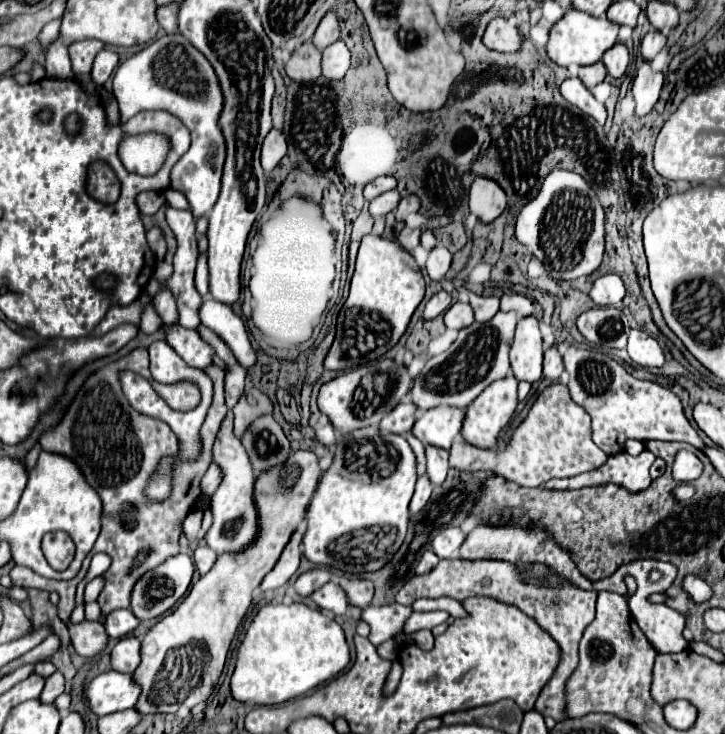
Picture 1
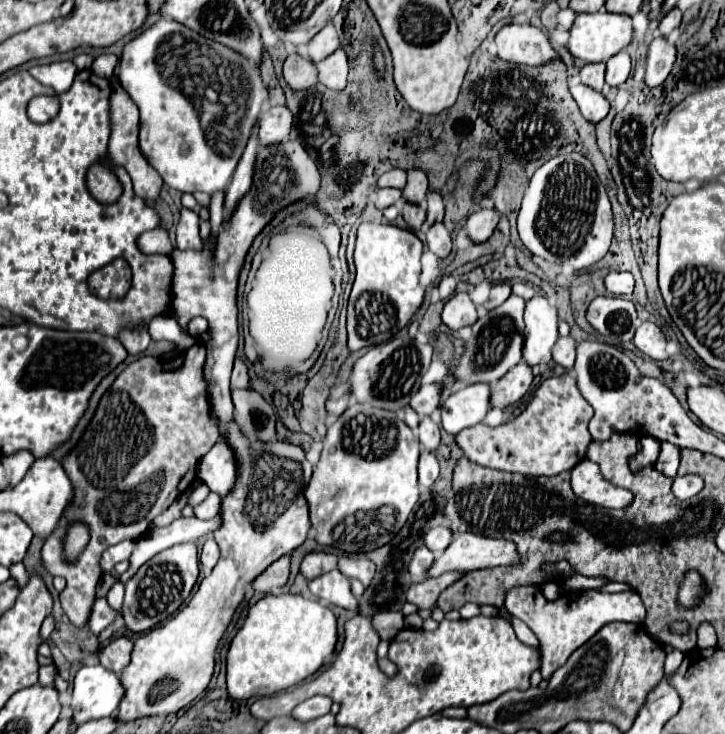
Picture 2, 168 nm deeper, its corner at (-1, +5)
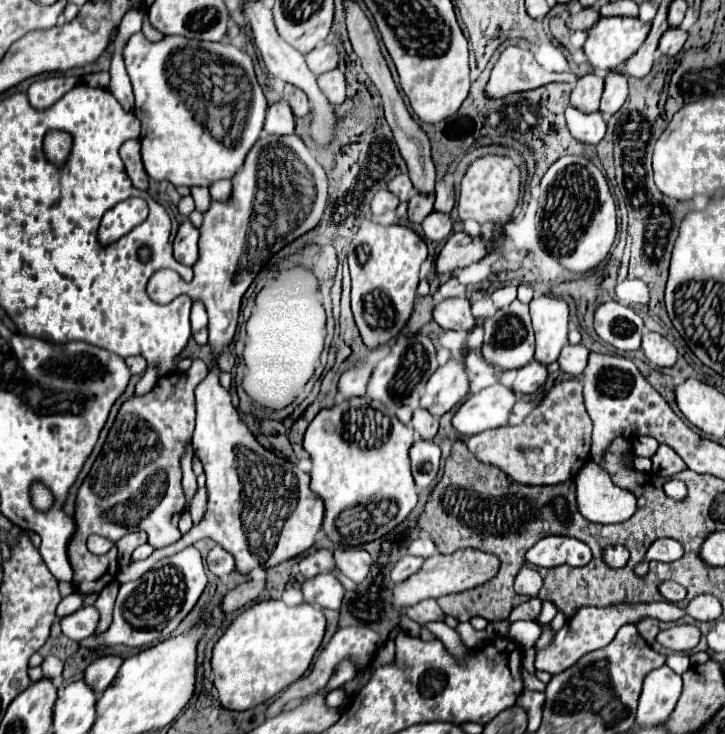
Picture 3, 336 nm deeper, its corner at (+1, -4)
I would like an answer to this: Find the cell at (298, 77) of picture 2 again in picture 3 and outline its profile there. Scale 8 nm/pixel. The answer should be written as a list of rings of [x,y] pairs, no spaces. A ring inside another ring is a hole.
[[[285,84],[283,98],[289,102],[289,106],[291,106],[295,116],[309,114],[309,98],[307,98],[307,94],[301,88],[297,88],[293,84]]]

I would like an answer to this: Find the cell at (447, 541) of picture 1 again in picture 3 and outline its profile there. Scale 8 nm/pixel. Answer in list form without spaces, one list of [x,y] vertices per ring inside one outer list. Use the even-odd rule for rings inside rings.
[[[419,538],[415,542],[409,544],[409,554],[413,556],[421,556],[421,558],[429,558],[437,552],[437,544],[431,538]]]

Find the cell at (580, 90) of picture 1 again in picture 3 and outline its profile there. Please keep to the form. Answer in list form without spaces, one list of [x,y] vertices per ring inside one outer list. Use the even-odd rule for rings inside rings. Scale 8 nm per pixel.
[[[569,106],[567,112],[565,112],[565,118],[567,118],[567,126],[569,126],[571,134],[573,134],[579,142],[597,146],[599,140],[605,136],[607,124],[605,124],[601,112],[585,114],[585,112],[581,112],[581,110]]]

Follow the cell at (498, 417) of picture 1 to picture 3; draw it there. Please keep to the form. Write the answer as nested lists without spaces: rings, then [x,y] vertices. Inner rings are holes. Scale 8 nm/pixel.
[[[533,360],[527,366],[523,366],[521,370],[517,370],[517,378],[515,378],[511,390],[517,396],[525,396],[525,394],[535,392],[545,380],[547,380],[547,368],[541,366],[537,360]]]

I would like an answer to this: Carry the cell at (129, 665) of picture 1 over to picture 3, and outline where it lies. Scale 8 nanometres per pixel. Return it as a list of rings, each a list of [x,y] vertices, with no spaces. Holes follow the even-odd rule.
[[[115,654],[99,656],[99,658],[95,658],[87,666],[85,680],[89,680],[89,684],[93,686],[93,690],[97,694],[103,694],[107,690],[107,686],[113,682],[113,678],[117,676],[121,664],[123,664],[123,658],[121,656],[115,656]]]

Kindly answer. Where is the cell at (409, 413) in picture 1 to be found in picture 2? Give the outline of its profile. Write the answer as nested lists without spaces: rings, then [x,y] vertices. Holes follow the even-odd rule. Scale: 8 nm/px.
[[[437,383],[421,385],[421,389],[411,399],[411,407],[421,417],[423,415],[431,415],[439,407],[439,397],[441,397],[441,385],[437,385]]]

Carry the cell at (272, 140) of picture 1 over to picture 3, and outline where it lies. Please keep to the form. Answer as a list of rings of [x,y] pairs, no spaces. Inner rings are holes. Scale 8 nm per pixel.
[[[279,100],[273,106],[269,106],[263,132],[275,134],[275,136],[285,136],[285,134],[293,134],[293,130],[295,130],[295,116],[293,116],[289,104],[285,100]]]

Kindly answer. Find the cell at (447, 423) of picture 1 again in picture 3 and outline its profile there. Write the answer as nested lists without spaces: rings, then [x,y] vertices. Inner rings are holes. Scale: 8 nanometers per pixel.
[[[501,384],[489,386],[479,394],[469,396],[451,418],[451,424],[463,436],[505,426],[515,402],[517,396],[509,388]]]

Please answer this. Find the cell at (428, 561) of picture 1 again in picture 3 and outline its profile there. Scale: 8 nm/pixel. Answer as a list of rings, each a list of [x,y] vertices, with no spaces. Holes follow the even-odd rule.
[[[405,556],[401,558],[395,568],[393,568],[393,582],[403,582],[407,580],[409,576],[413,576],[419,568],[423,566],[423,560],[417,558],[417,556]]]

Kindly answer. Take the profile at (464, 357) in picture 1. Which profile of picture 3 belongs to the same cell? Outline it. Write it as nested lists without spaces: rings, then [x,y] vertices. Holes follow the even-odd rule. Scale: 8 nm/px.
[[[515,300],[511,306],[501,308],[495,312],[495,316],[487,318],[483,328],[485,328],[485,340],[483,340],[485,360],[491,366],[495,366],[499,370],[519,370],[533,360],[535,338],[533,338],[533,328],[531,328],[527,304],[521,304],[519,300]]]

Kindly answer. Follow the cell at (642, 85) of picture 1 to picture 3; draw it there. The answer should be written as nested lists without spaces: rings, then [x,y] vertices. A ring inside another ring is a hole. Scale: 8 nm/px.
[[[669,28],[659,40],[659,52],[663,56],[675,56],[683,48],[685,40],[687,40],[687,32],[683,32],[681,28]]]

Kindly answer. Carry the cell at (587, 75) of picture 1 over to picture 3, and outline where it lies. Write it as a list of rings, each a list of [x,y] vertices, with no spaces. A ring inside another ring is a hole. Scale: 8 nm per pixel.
[[[585,74],[577,80],[575,90],[571,92],[571,104],[583,112],[597,112],[603,92],[603,78],[597,74]]]

